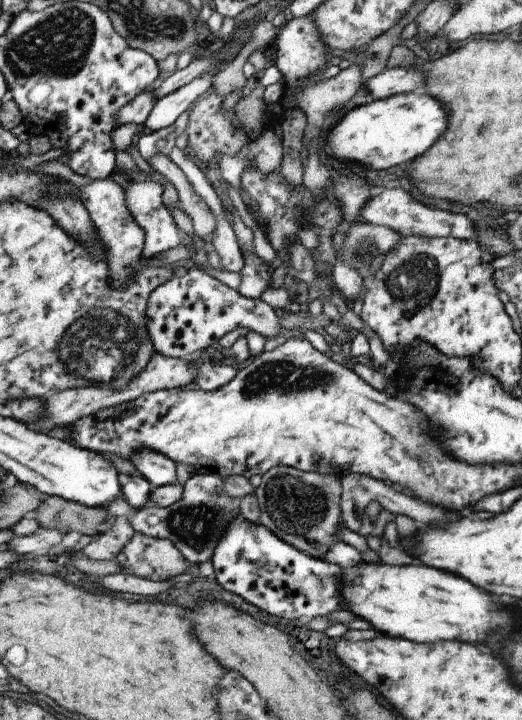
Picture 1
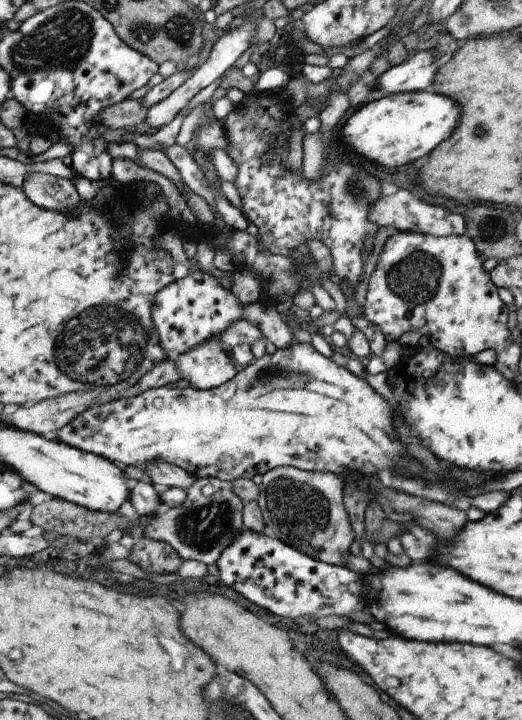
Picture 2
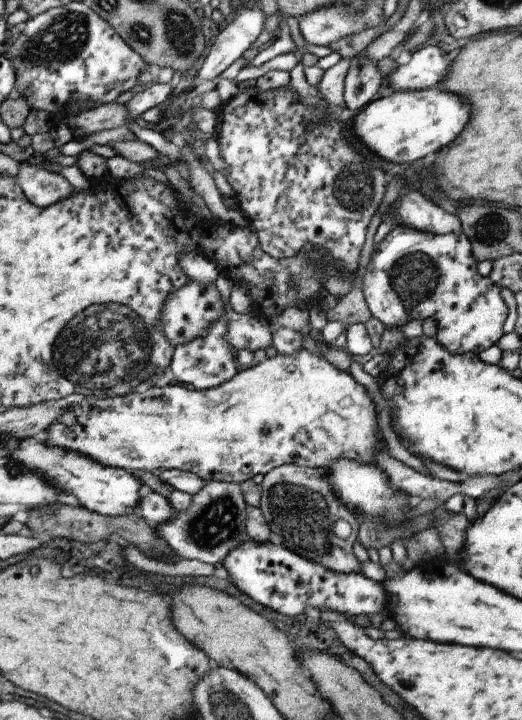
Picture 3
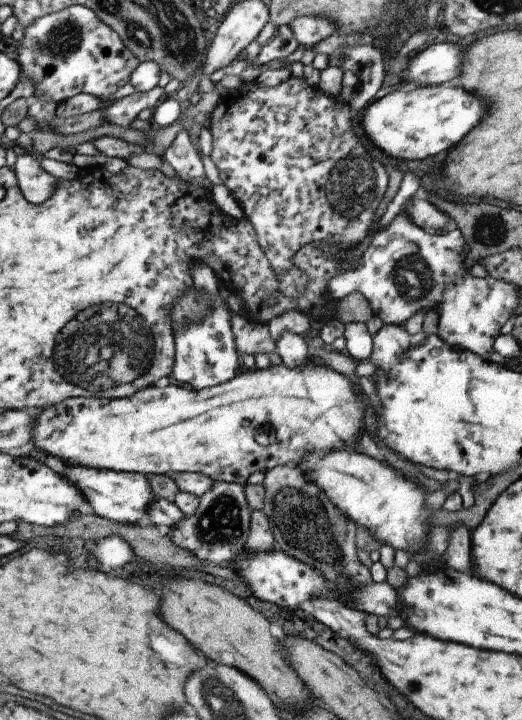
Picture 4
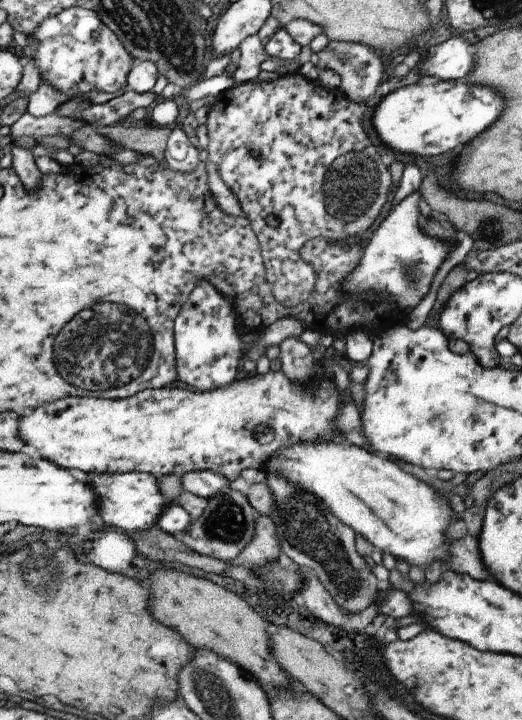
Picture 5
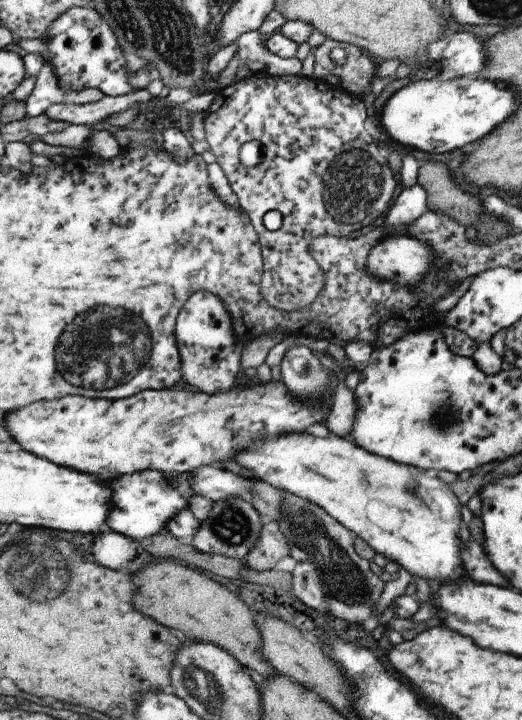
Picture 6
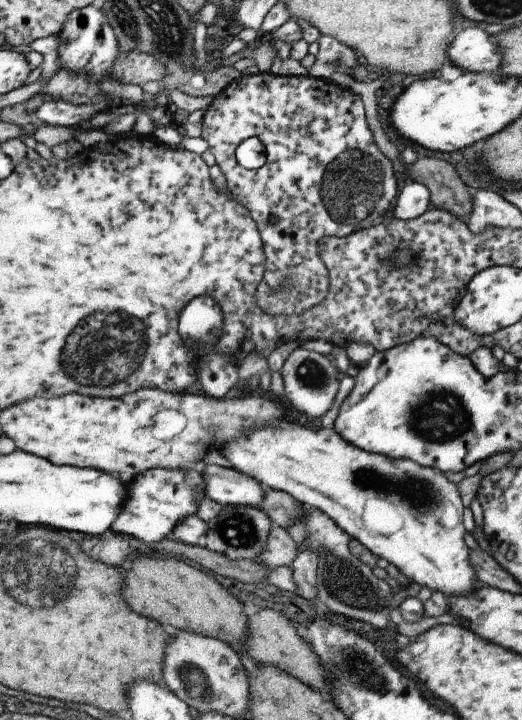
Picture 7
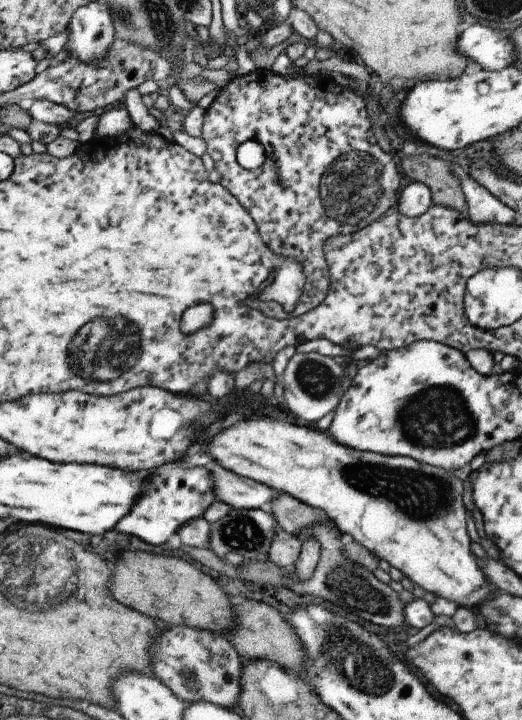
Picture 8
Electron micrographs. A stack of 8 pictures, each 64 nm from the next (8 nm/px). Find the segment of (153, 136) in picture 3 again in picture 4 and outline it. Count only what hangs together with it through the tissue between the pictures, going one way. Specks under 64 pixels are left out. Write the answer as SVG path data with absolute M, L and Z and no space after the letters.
M156 85L152 90L141 93L133 93L122 99L118 99L115 104L100 109L110 124L117 124L126 129L134 129L132 121L146 109L156 108L160 98L165 96L164 88Z

